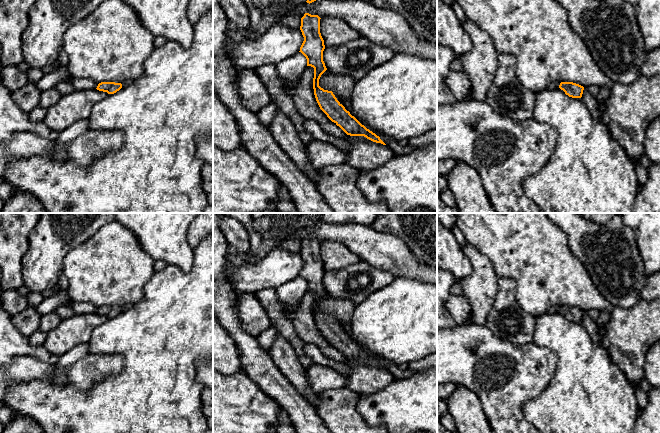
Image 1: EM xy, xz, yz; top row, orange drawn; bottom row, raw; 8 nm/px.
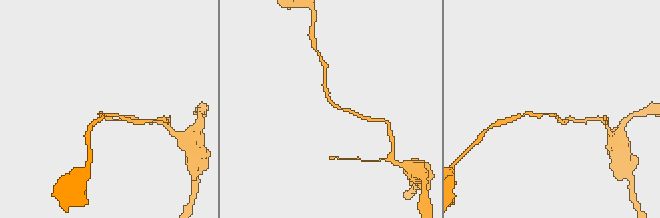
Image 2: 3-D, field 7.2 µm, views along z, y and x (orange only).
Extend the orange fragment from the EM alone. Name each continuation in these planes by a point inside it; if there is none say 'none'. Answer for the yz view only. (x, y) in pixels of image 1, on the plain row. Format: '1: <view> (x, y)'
none

